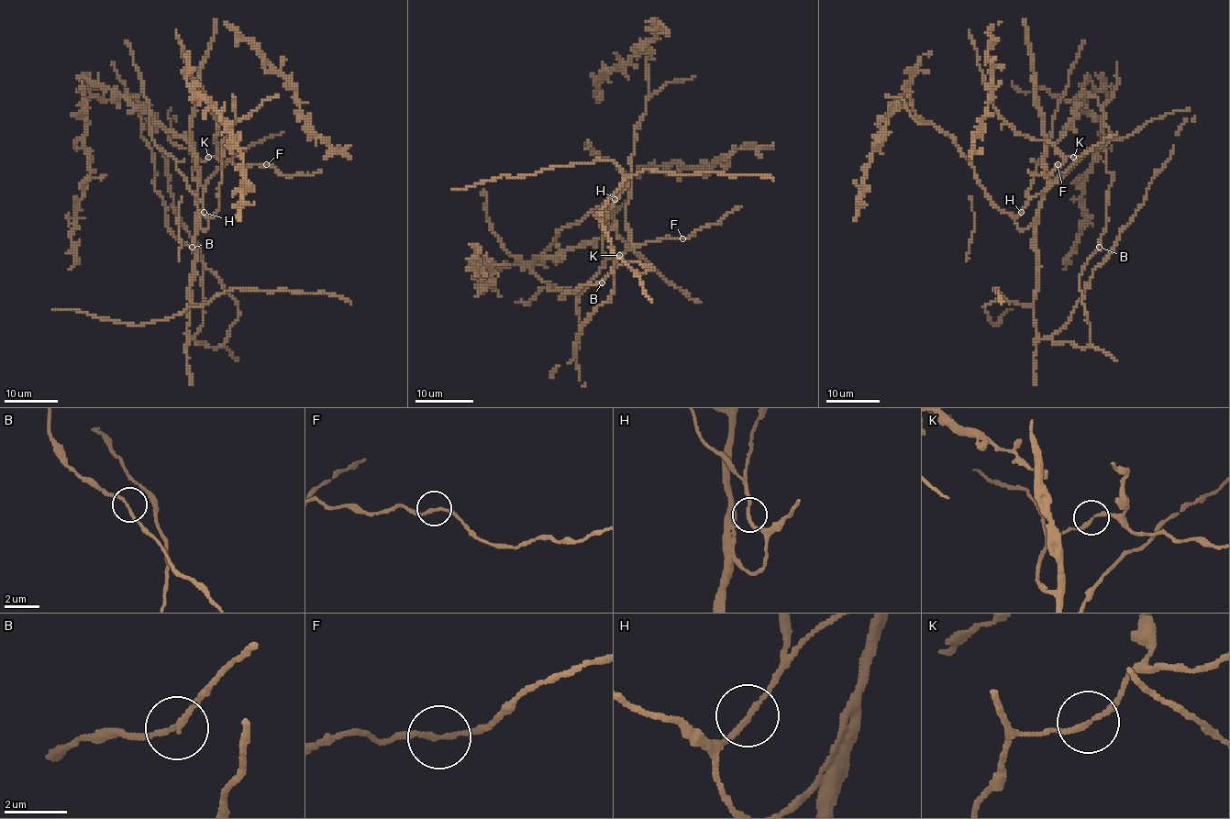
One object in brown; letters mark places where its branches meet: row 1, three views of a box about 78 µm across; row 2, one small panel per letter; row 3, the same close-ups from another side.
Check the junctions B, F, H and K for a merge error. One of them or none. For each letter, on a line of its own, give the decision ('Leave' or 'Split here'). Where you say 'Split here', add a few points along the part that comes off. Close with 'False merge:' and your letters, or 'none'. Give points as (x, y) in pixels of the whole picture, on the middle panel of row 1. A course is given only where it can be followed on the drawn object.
B: Leave
F: Leave
H: Leave
K: Leave
False merge: none

